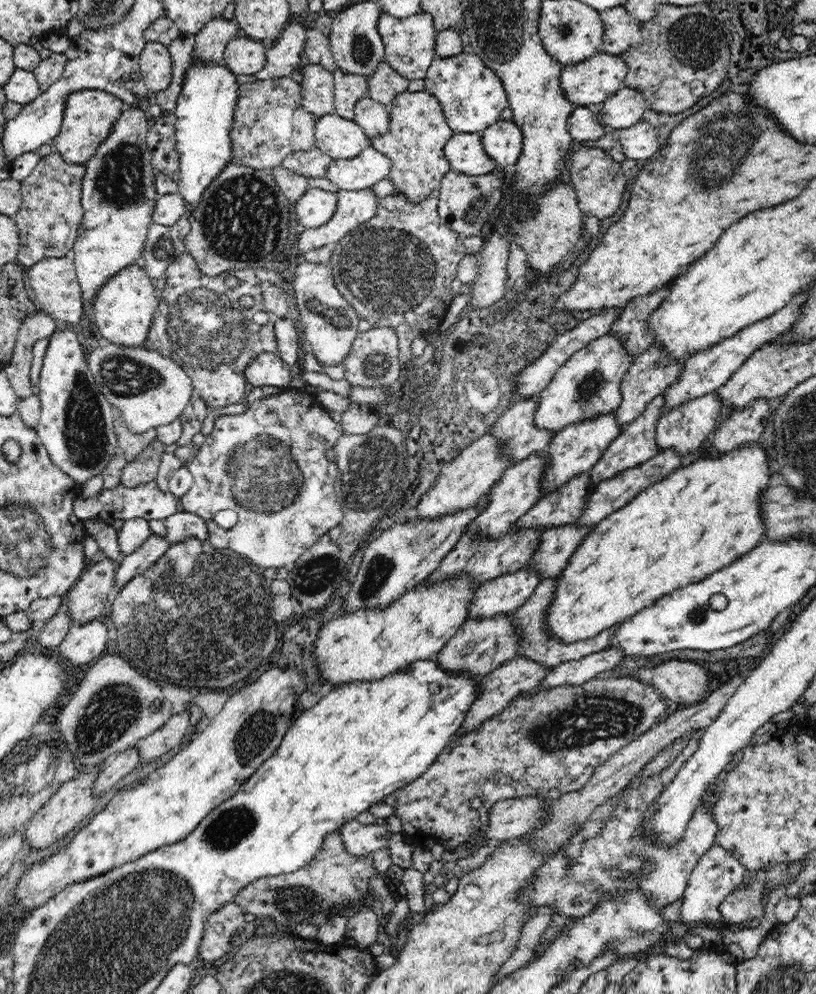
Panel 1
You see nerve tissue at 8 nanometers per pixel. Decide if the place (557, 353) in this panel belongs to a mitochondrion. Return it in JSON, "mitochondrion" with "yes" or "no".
{"mitochondrion":"no"}

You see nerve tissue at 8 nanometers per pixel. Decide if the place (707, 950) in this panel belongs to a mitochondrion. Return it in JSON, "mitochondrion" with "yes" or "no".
{"mitochondrion":"no"}

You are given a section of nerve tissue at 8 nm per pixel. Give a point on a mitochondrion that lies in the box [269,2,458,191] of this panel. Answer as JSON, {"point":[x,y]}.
{"point":[362,51]}

